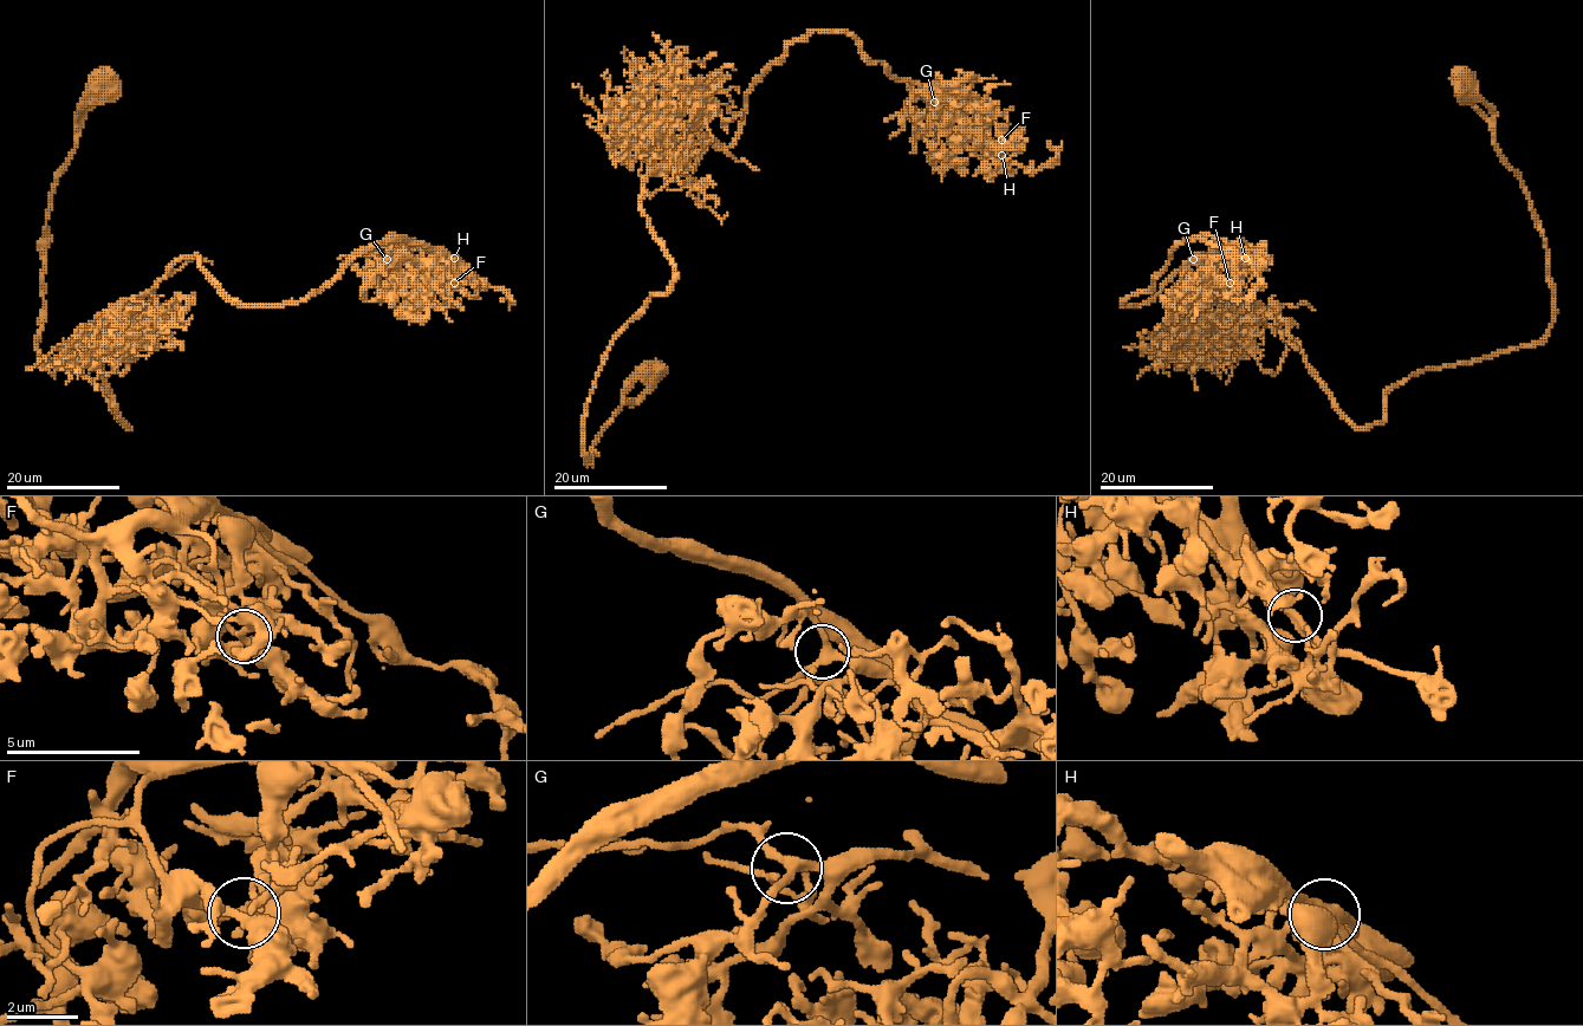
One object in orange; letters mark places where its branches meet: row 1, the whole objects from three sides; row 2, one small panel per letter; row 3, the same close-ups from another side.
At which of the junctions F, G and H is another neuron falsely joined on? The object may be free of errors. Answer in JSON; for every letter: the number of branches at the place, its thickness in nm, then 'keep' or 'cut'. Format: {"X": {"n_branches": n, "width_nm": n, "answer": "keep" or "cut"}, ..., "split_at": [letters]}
{"F": {"n_branches": 3, "width_nm": 280, "answer": "keep"}, "G": {"n_branches": 3, "width_nm": 280, "answer": "keep"}, "H": {"n_branches": 3, "width_nm": 280, "answer": "keep"}, "split_at": []}

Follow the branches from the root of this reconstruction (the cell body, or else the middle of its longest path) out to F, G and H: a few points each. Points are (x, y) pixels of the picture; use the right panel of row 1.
F: (1464, 82), (1543, 233), (1543, 339), (1414, 372), (1357, 428), (1236, 258), (1121, 305), (1183, 240), (1230, 283)
G: (1464, 82), (1543, 339), (1357, 428), (1236, 258), (1121, 305), (1225, 252), (1193, 259)
H: (1464, 82), (1543, 233), (1543, 339), (1414, 372), (1357, 428), (1236, 258), (1121, 305), (1183, 240), (1245, 258)

